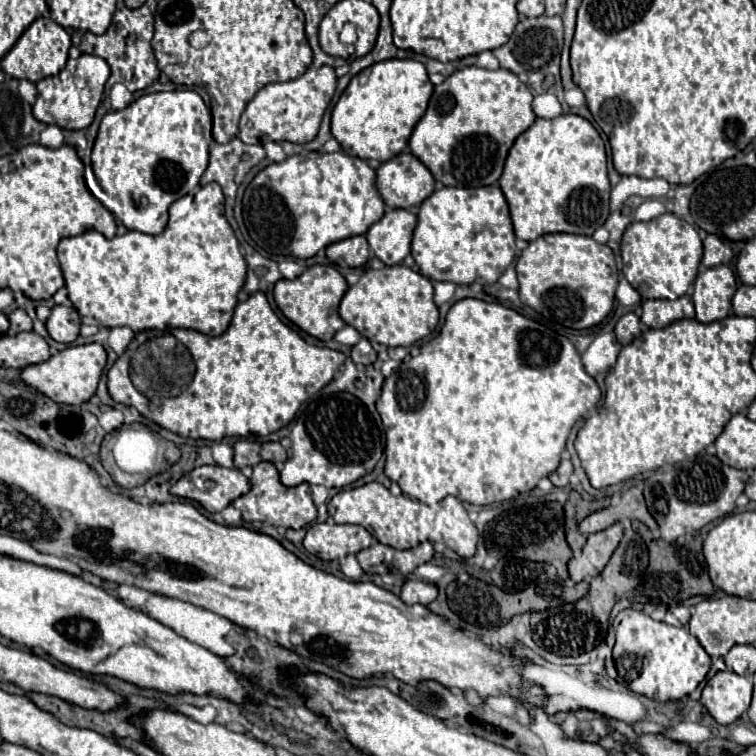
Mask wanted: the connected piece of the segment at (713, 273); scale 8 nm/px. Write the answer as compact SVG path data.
M727 265L703 269L695 279L693 303L697 321L711 323L725 319L731 311L731 297L737 289L735 275Z

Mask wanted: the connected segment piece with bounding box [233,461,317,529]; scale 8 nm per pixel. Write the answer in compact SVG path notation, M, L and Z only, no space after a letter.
M261 461L253 467L253 477L251 477L251 491L239 499L233 501L233 507L241 511L242 519L245 522L267 521L275 527L291 527L291 529L301 529L317 519L317 507L311 499L311 491L307 483L301 483L297 487L285 487L279 481L279 473L273 463Z

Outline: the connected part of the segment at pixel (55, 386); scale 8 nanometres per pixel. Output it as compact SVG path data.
M99 343L75 345L75 347L65 347L63 351L59 351L57 355L53 355L51 359L47 359L43 363L21 369L21 379L57 403L75 405L75 403L83 403L91 395L95 395L105 363L107 363L107 353Z

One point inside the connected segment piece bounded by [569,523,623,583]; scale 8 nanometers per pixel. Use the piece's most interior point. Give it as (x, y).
(600, 546)

